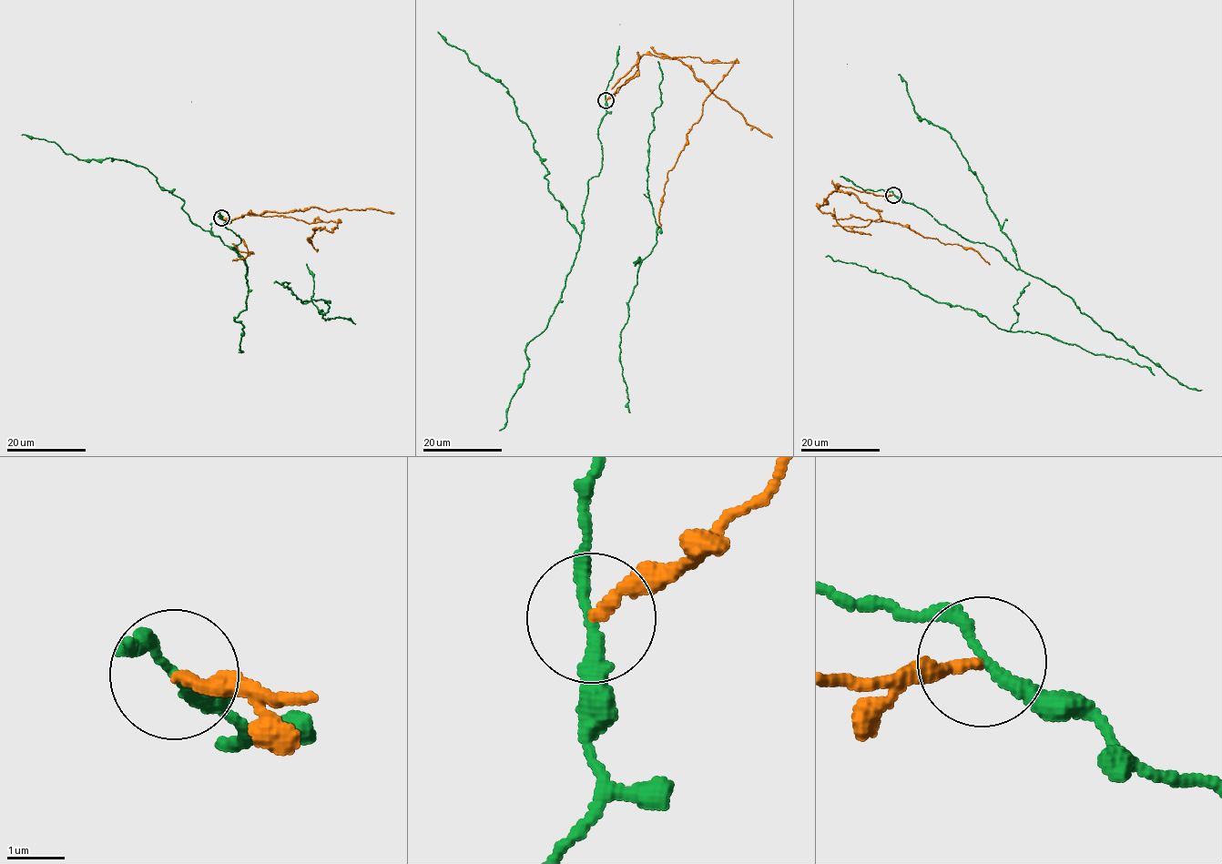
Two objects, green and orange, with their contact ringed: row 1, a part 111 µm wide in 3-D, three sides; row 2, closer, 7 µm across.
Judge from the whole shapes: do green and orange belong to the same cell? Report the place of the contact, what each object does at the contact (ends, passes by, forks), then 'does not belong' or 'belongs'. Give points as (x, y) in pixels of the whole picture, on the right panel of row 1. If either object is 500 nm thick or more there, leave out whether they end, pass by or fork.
at (893, 195); green passes by; orange ends there; does not belong

